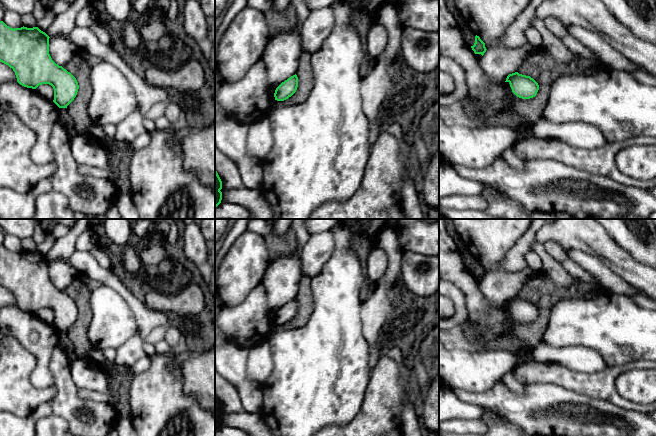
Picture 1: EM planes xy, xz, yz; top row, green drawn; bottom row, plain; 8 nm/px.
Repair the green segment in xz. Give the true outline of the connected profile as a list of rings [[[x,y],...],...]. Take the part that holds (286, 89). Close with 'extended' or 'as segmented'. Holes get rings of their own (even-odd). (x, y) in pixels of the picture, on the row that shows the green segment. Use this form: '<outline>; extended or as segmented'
[[[293,75],[284,82],[282,82],[275,90],[274,97],[277,101],[284,101],[291,97],[297,90],[298,77]]]; as segmented

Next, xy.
[[[0,21],[0,62],[15,72],[17,82],[27,88],[36,89],[39,85],[49,84],[54,89],[53,102],[59,108],[67,108],[77,95],[79,85],[76,78],[56,64],[49,54],[49,36],[38,27],[10,28]]]; as segmented

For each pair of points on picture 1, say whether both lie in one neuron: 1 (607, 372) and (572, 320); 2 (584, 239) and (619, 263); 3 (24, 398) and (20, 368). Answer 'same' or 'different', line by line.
1: different
2: same
3: same

